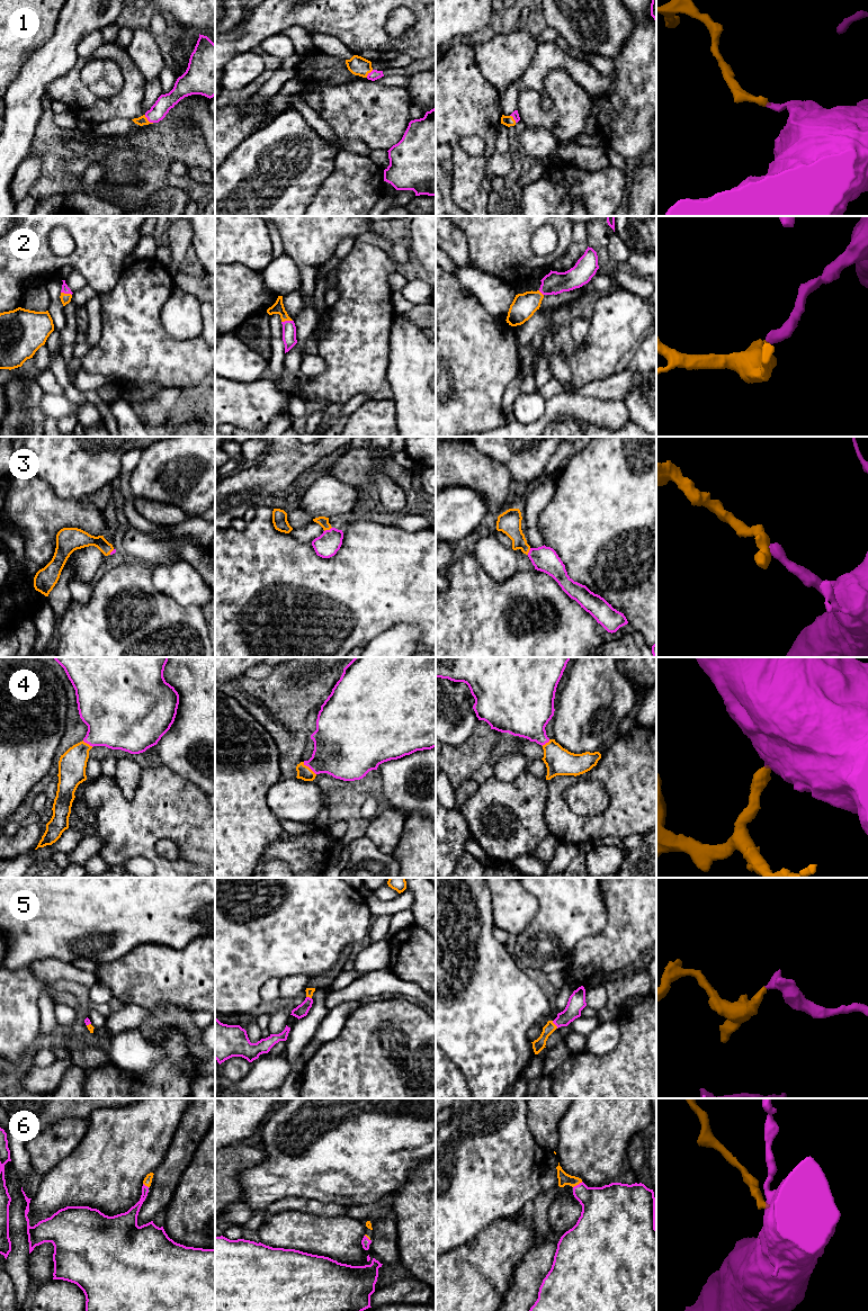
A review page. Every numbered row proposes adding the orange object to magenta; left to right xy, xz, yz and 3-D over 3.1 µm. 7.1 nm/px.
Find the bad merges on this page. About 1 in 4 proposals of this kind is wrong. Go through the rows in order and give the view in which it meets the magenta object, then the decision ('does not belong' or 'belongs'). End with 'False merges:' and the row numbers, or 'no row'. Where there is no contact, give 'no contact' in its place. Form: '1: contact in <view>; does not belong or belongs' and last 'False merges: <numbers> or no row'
1: contact in xy; belongs
2: contact in xy; belongs
3: contact in xz; belongs
4: contact in xz; belongs
5: contact in yz; belongs
6: contact in yz; belongs
False merges: no row

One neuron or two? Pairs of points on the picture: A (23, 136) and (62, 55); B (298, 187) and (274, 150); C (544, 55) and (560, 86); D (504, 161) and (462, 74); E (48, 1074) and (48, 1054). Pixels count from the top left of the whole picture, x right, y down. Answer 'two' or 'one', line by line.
A: one
B: one
C: two
D: two
E: two

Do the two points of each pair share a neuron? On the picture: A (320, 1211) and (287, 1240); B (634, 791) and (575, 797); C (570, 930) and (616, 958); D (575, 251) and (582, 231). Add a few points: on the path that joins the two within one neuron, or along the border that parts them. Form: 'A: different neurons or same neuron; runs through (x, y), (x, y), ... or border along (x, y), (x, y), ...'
A: different neurons; border along (291, 1210), (300, 1210), (318, 1215), (343, 1214)
B: different neurons; border along (584, 779), (608, 796), (593, 816)
C: different neurons; border along (606, 923), (600, 931), (583, 937), (566, 954)
D: same neuron; runs through (578, 247), (580, 235)

